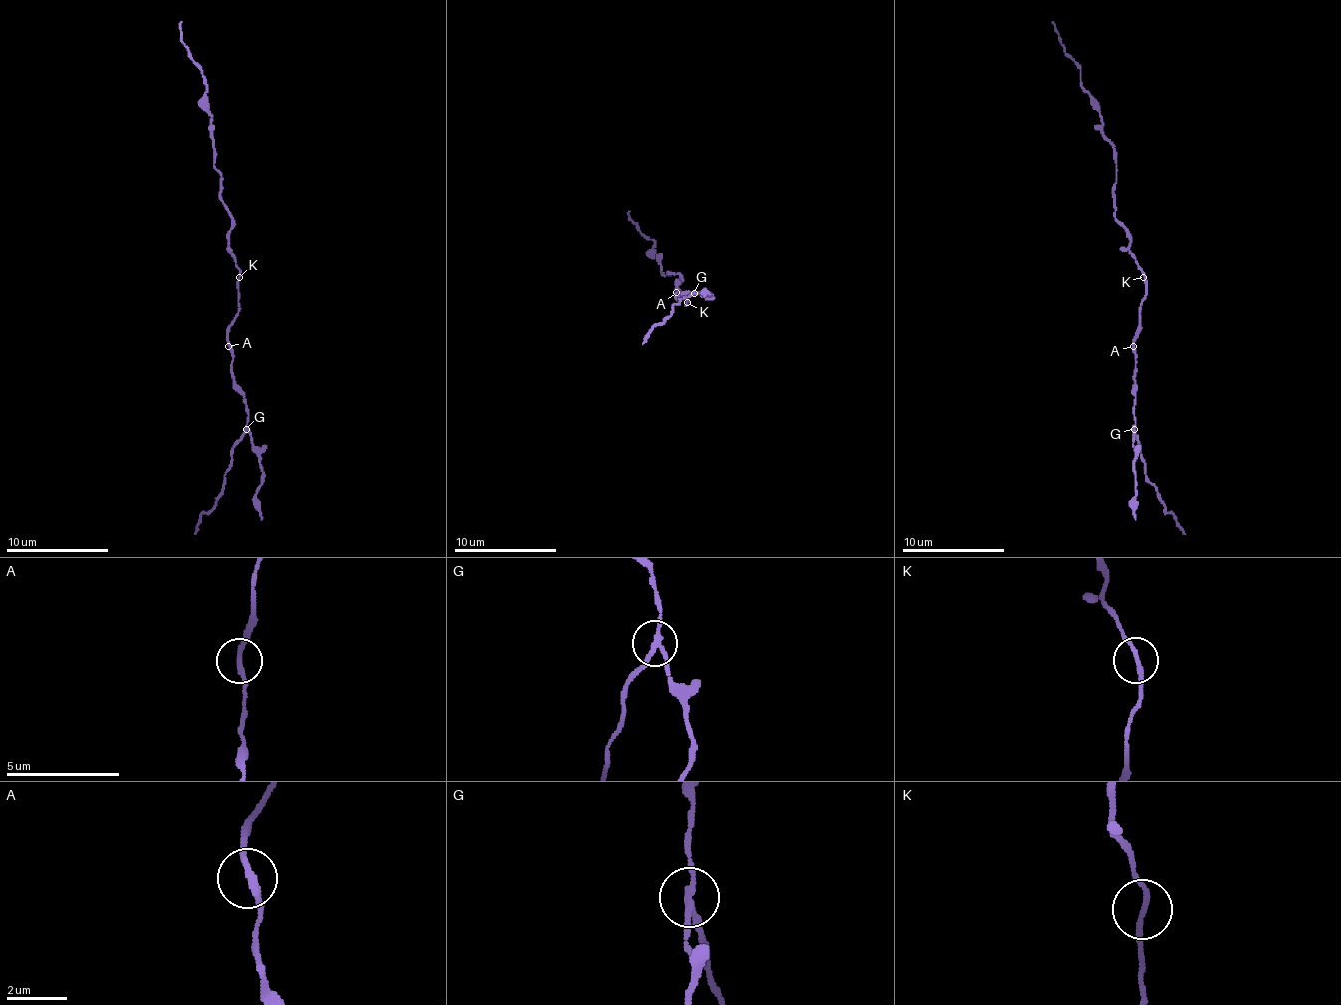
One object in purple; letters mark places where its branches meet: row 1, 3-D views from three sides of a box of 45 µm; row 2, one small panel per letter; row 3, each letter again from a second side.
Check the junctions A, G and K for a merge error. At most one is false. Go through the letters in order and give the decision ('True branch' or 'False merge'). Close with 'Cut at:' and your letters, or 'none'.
A: True branch
G: False merge
K: True branch
Cut at: G

